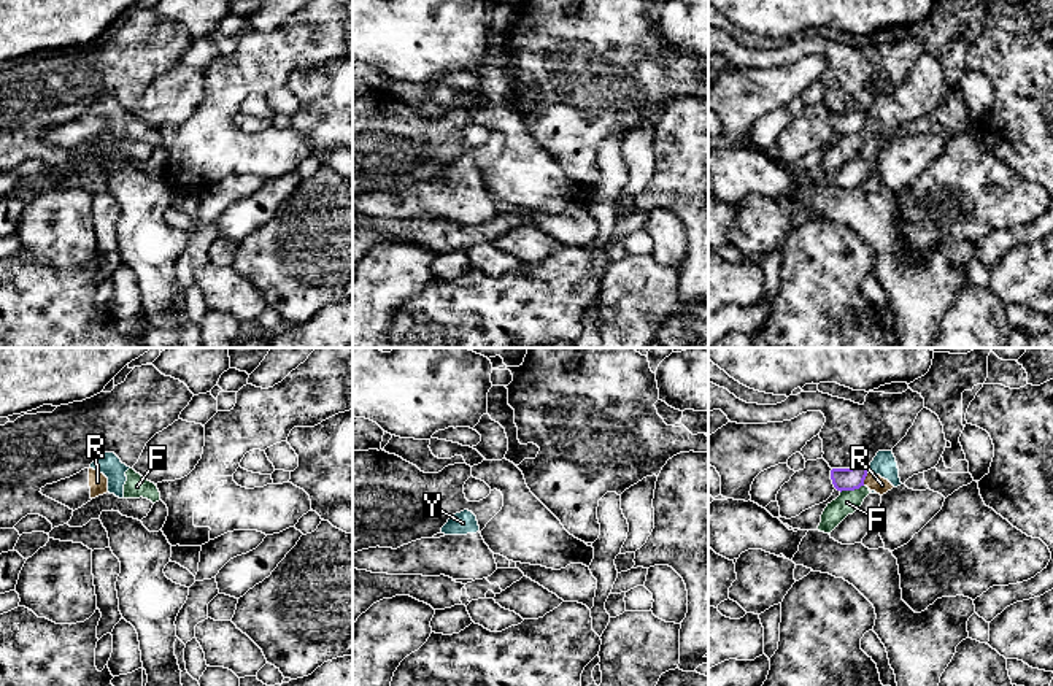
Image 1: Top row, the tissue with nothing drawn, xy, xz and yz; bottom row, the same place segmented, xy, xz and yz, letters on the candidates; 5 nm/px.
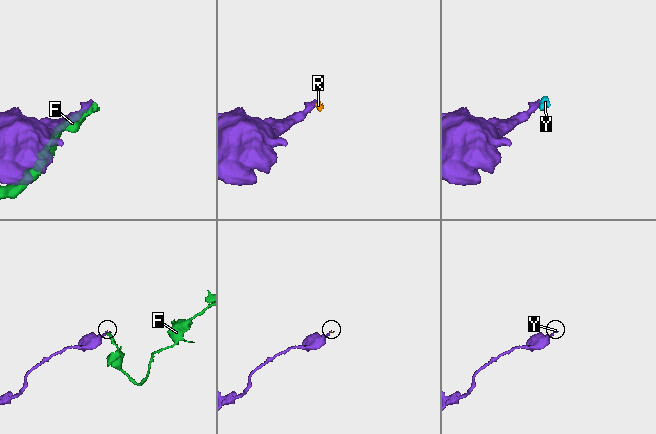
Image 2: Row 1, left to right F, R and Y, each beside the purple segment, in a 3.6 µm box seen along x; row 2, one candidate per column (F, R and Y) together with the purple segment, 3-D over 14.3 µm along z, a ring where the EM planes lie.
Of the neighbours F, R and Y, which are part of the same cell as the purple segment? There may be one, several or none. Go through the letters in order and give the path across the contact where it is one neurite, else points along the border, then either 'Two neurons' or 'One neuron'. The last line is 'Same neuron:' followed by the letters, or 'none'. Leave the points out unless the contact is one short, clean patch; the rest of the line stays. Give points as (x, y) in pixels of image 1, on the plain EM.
F: Boundary: yz (863, 129), (840, 137). Two neurons
R: Boundary: yz (867, 118), (863, 129). Two neurons
Y: Boundary: yz (866, 111), (867, 116). Two neurons
Same neuron: none

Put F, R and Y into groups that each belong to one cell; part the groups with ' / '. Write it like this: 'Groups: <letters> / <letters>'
Groups: F R Y

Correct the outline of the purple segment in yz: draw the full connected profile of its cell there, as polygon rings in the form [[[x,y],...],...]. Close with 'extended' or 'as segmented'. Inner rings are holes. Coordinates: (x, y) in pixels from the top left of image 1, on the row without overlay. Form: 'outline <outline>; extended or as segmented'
outline [[[858,110],[851,113],[832,113],[831,124],[837,135],[854,135],[864,130],[867,111]]]; as segmented

